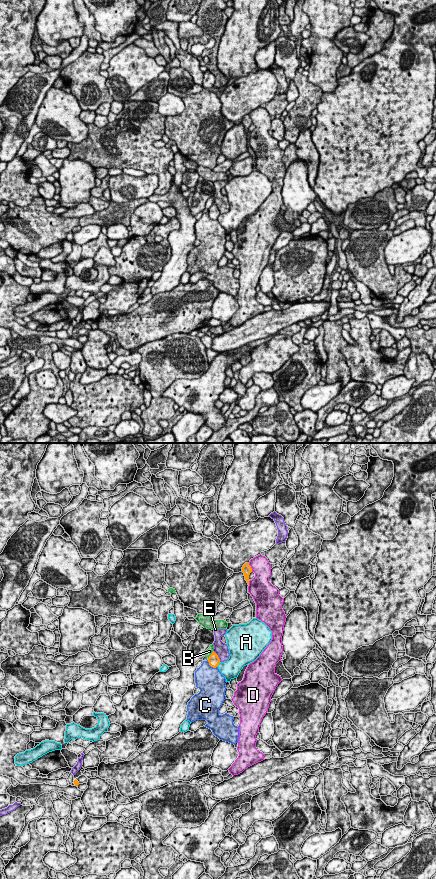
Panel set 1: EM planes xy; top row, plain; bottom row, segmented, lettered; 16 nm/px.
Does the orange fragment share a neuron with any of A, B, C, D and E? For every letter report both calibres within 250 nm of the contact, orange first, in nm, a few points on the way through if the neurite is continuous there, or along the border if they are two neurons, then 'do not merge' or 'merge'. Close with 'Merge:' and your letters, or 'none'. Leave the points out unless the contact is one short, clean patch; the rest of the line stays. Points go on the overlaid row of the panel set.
A: 170/320 nm | do not merge
B: 170/100 nm | do not merge
C: 170/440 nm | do not merge
D: 160/300 nm | do not merge
E: 170/220 nm | do not merge
Merge: none

